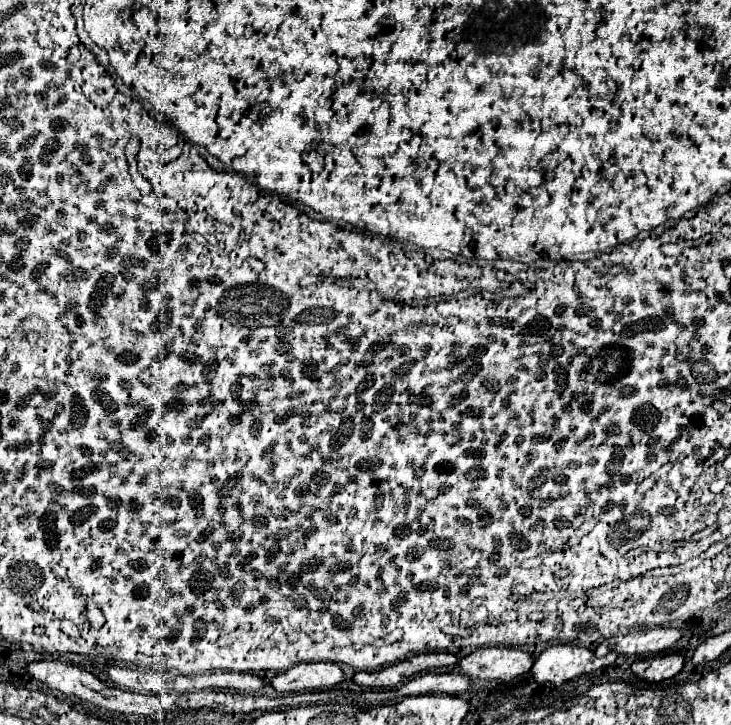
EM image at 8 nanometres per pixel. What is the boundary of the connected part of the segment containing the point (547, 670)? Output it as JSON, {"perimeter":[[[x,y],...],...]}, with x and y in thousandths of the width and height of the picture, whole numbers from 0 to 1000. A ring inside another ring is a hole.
{"perimeter":[[[759,888],[740,899],[726,921],[732,941],[765,946],[787,932],[819,924],[825,919],[839,916],[844,908],[841,899],[833,899],[825,908],[817,908],[808,897],[787,888]]]}

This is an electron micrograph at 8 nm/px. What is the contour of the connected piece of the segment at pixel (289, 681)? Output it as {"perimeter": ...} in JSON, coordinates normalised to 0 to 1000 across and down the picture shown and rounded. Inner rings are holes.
{"perimeter":[[[406,916],[398,924],[373,935],[371,946],[382,957],[398,954],[428,954],[428,952],[456,952],[475,938],[472,927],[461,916]]]}

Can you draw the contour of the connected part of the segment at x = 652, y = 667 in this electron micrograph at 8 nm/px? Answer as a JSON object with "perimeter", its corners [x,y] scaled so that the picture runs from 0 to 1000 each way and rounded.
{"perimeter":[[[904,902],[904,905],[874,910],[863,921],[874,935],[882,935],[888,941],[904,941],[932,927],[934,913],[937,910],[929,902]]]}

